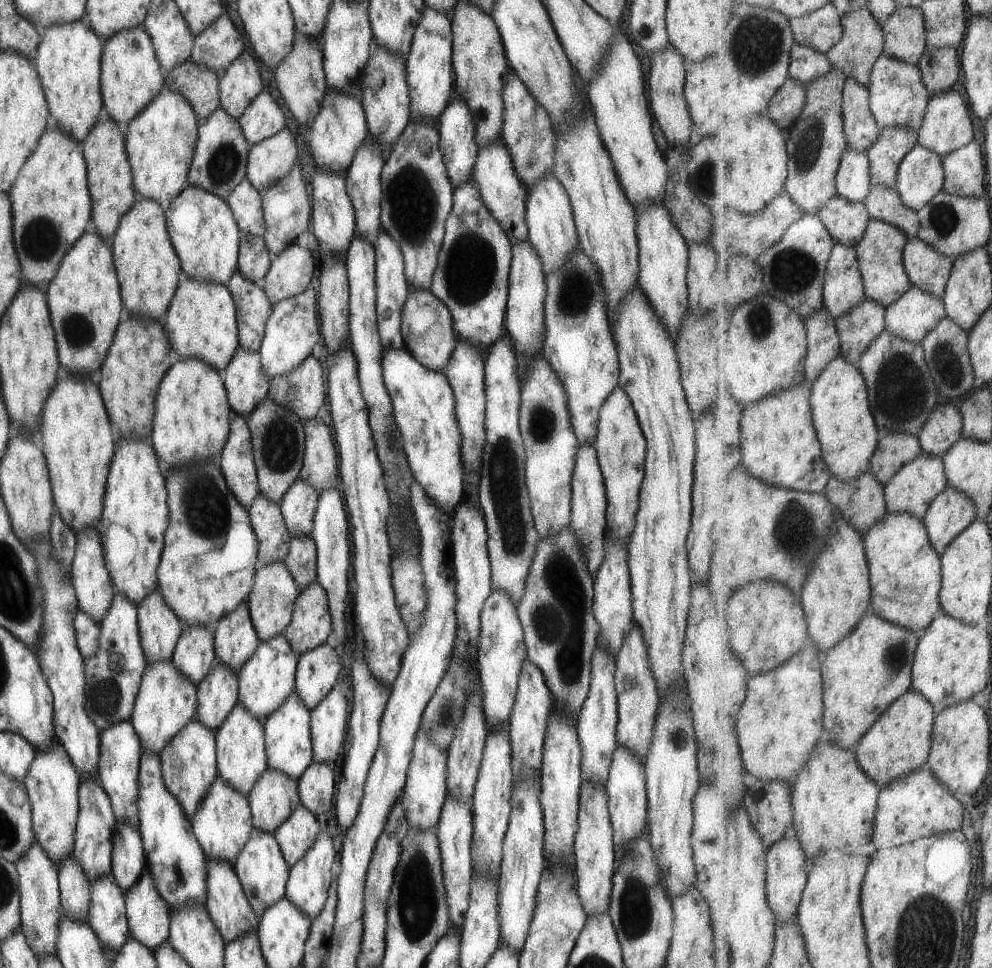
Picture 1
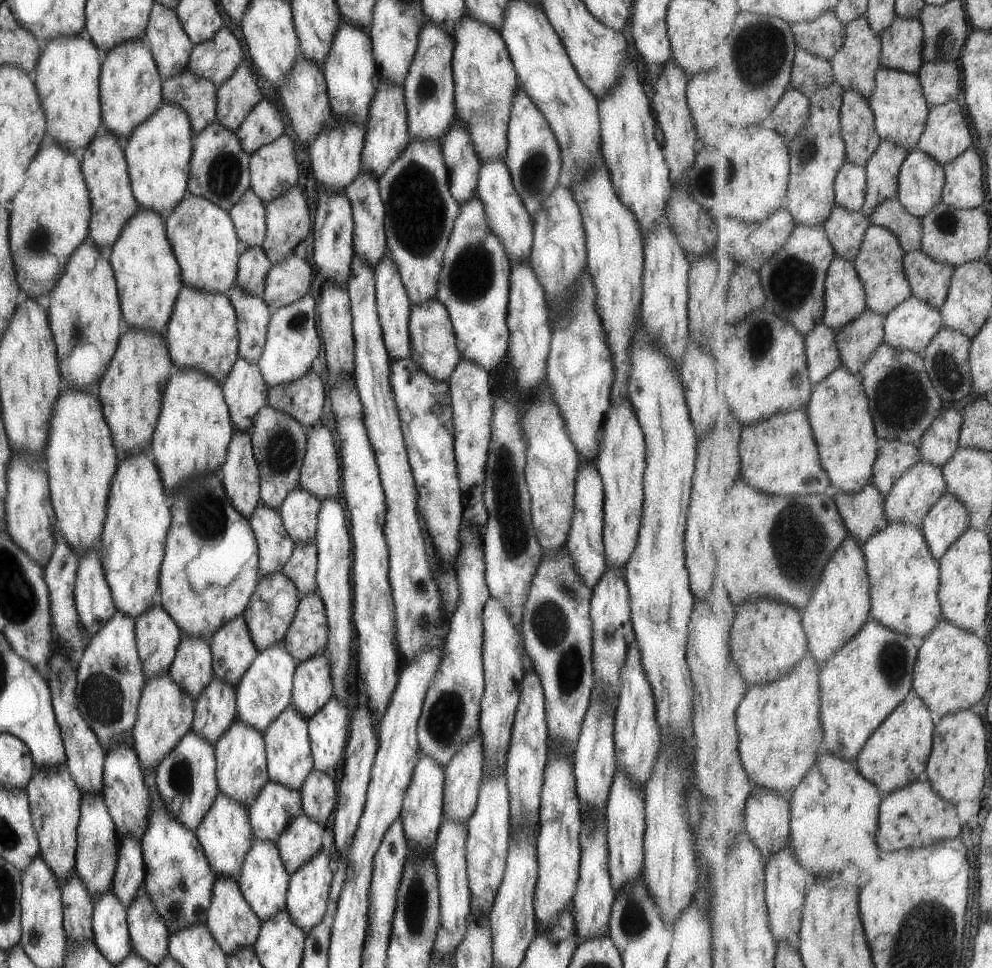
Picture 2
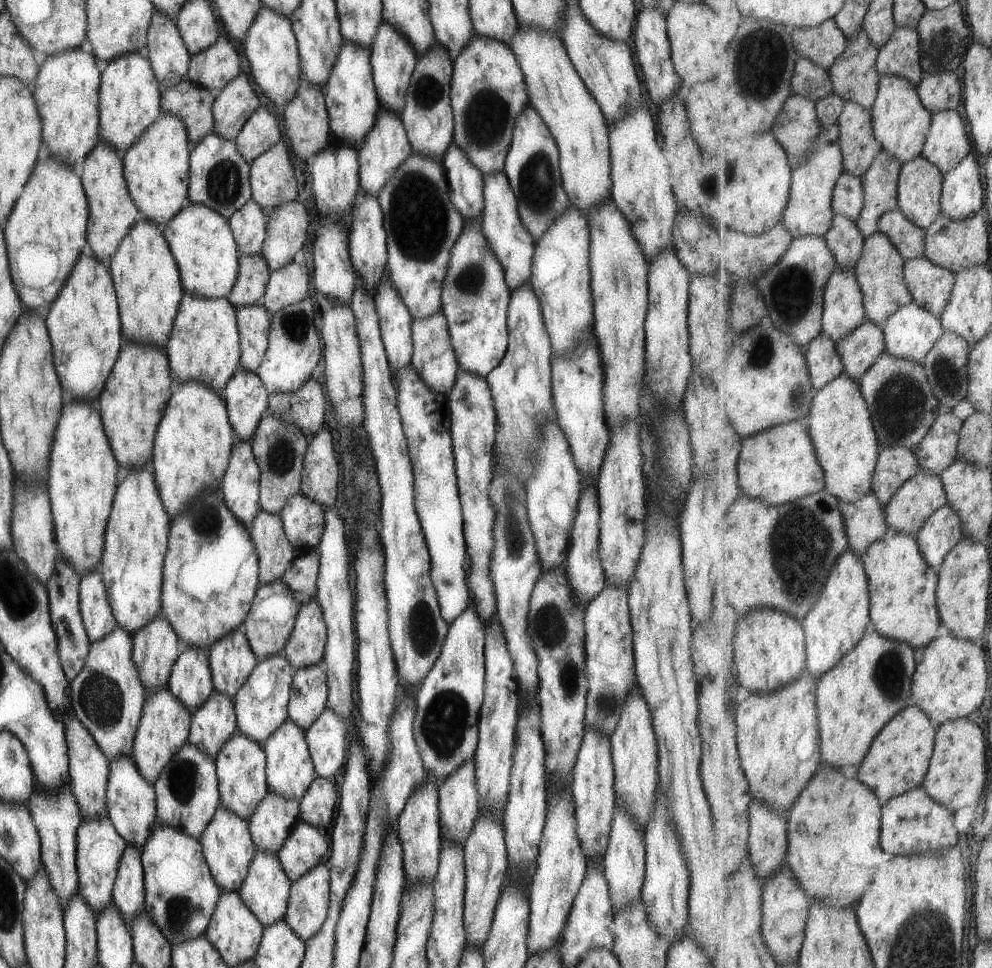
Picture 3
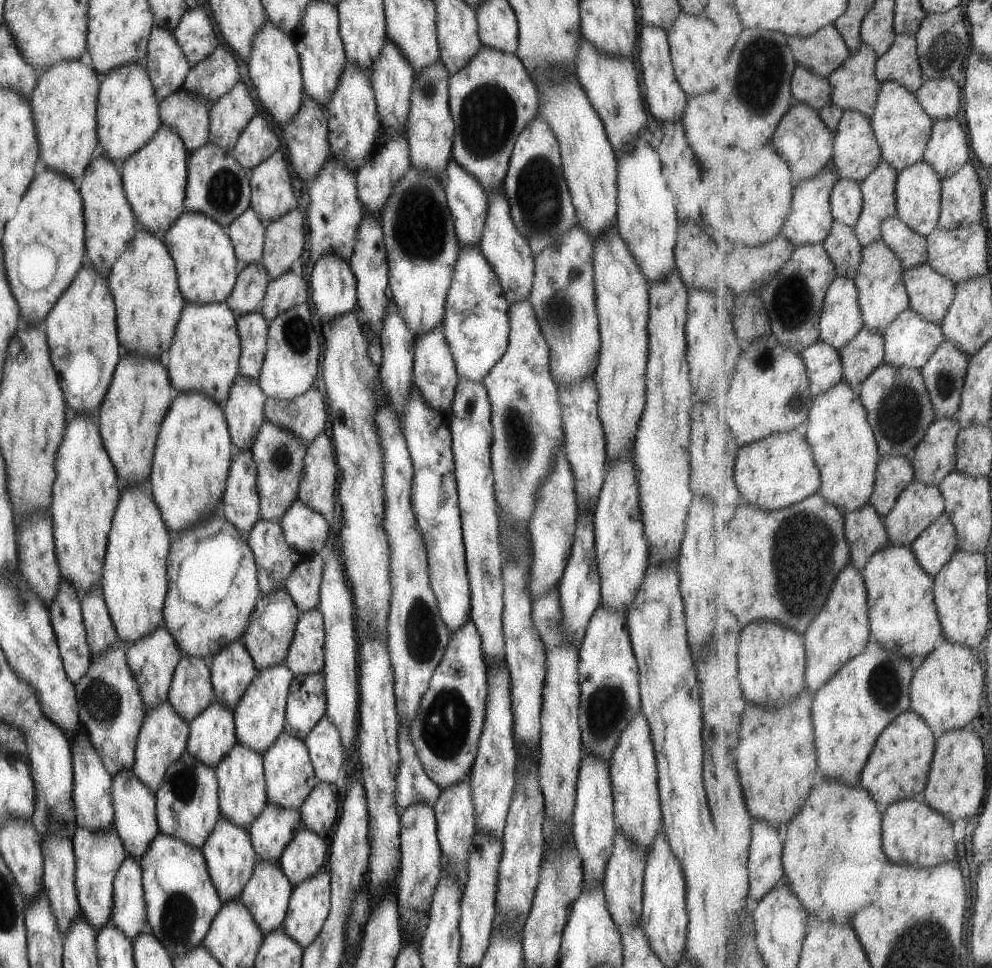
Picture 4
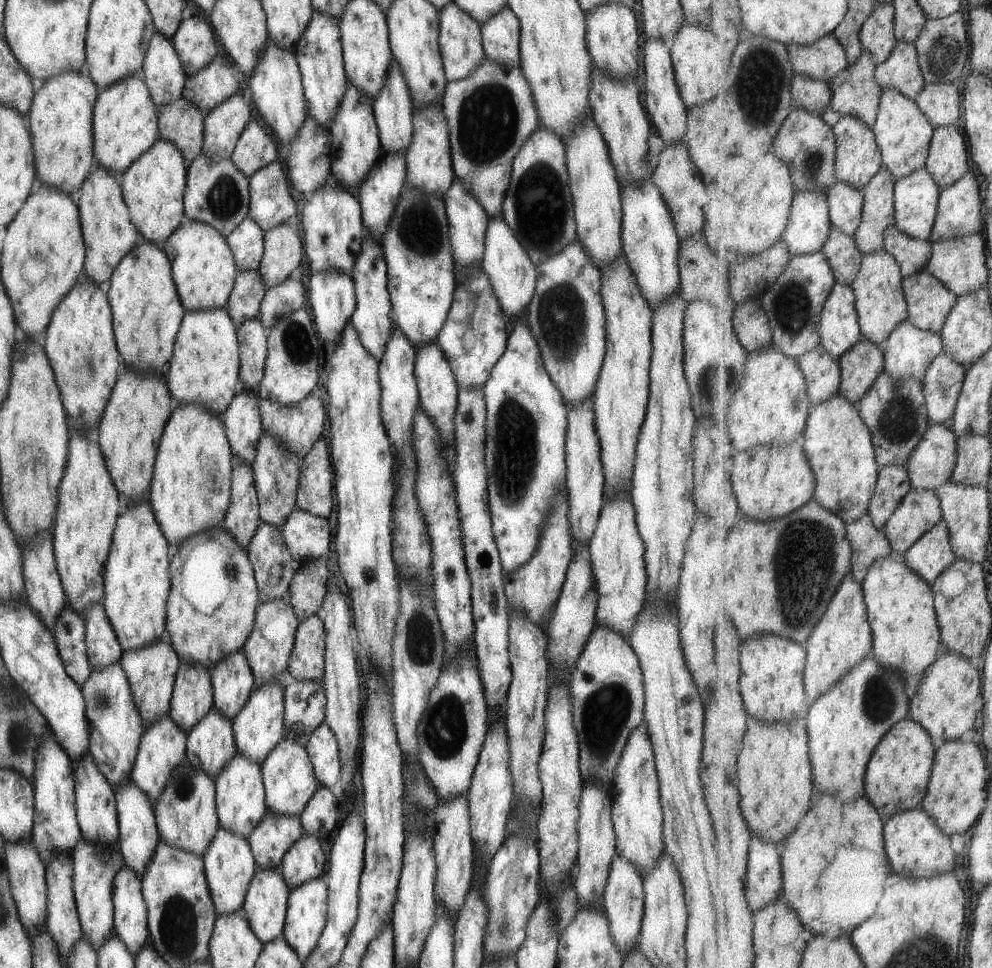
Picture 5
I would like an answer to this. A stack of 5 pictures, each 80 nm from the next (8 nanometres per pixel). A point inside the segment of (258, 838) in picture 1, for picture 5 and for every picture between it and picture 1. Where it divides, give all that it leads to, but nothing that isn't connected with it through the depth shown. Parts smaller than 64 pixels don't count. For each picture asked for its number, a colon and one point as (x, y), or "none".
2: (263, 880)
3: (265, 890)
4: (265, 895)
5: (264, 905)

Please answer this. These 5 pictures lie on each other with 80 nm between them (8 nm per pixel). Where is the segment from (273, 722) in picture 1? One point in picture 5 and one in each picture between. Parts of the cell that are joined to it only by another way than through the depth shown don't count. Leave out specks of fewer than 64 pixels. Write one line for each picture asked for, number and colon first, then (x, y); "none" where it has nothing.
2: (288, 757)
3: (289, 770)
4: (289, 776)
5: (288, 779)

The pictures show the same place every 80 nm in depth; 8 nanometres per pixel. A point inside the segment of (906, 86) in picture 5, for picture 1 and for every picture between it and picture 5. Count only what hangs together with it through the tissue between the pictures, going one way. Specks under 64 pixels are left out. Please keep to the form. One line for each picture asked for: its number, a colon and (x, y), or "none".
1: (905, 32)
2: (903, 44)
3: (902, 56)
4: (901, 64)

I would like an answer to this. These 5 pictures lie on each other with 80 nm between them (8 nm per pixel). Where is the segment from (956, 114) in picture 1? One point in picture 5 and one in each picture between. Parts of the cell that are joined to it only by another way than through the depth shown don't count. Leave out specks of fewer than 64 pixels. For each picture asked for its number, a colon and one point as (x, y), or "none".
2: (948, 136)
3: (948, 144)
4: (948, 151)
5: (948, 161)

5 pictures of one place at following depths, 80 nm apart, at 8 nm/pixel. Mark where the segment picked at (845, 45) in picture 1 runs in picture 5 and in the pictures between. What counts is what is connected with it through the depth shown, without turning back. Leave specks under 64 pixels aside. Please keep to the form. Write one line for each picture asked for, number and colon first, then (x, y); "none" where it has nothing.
2: (855, 66)
3: (855, 76)
4: (855, 84)
5: (856, 92)

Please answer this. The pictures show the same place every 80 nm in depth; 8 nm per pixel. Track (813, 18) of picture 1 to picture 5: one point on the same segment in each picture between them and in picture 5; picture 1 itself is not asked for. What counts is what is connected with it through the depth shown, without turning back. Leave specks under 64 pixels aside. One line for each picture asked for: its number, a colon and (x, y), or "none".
2: (823, 37)
3: (824, 44)
4: (825, 51)
5: (823, 60)

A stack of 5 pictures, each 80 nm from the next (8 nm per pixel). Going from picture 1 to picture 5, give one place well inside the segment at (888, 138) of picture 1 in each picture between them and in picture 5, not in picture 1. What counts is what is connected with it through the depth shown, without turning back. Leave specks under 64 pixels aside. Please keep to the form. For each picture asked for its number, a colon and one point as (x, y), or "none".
2: (883, 170)
3: (881, 181)
4: (880, 189)
5: (879, 213)

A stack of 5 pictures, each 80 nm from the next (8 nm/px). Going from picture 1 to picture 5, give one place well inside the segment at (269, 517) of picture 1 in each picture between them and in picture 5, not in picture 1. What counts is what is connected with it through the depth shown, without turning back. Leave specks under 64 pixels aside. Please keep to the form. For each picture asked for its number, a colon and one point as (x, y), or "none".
2: (274, 545)
3: (274, 553)
4: (273, 558)
5: (273, 566)

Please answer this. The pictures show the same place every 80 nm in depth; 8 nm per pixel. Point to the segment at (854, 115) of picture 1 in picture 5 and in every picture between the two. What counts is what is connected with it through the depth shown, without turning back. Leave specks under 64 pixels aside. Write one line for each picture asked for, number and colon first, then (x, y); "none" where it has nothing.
2: (859, 131)
3: (860, 147)
4: (857, 153)
5: (859, 159)

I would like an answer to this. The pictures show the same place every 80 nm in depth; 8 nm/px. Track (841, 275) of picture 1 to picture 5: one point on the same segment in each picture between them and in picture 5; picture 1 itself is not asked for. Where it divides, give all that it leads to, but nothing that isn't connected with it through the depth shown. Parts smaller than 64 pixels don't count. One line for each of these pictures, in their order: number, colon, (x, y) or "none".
2: (846, 297)
3: (844, 301)
4: (842, 319)
5: (840, 329)

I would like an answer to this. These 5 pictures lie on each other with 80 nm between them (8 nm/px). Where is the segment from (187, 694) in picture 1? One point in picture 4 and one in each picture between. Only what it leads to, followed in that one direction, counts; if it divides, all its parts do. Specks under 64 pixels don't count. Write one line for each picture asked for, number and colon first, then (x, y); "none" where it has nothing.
2: (164, 715)
3: (162, 729)
4: (162, 738)

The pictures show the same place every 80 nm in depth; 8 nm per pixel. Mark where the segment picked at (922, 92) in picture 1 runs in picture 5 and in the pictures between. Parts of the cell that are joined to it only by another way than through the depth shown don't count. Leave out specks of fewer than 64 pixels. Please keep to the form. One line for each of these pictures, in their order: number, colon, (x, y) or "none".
2: (901, 110)
3: (901, 123)
4: (903, 128)
5: (904, 134)

